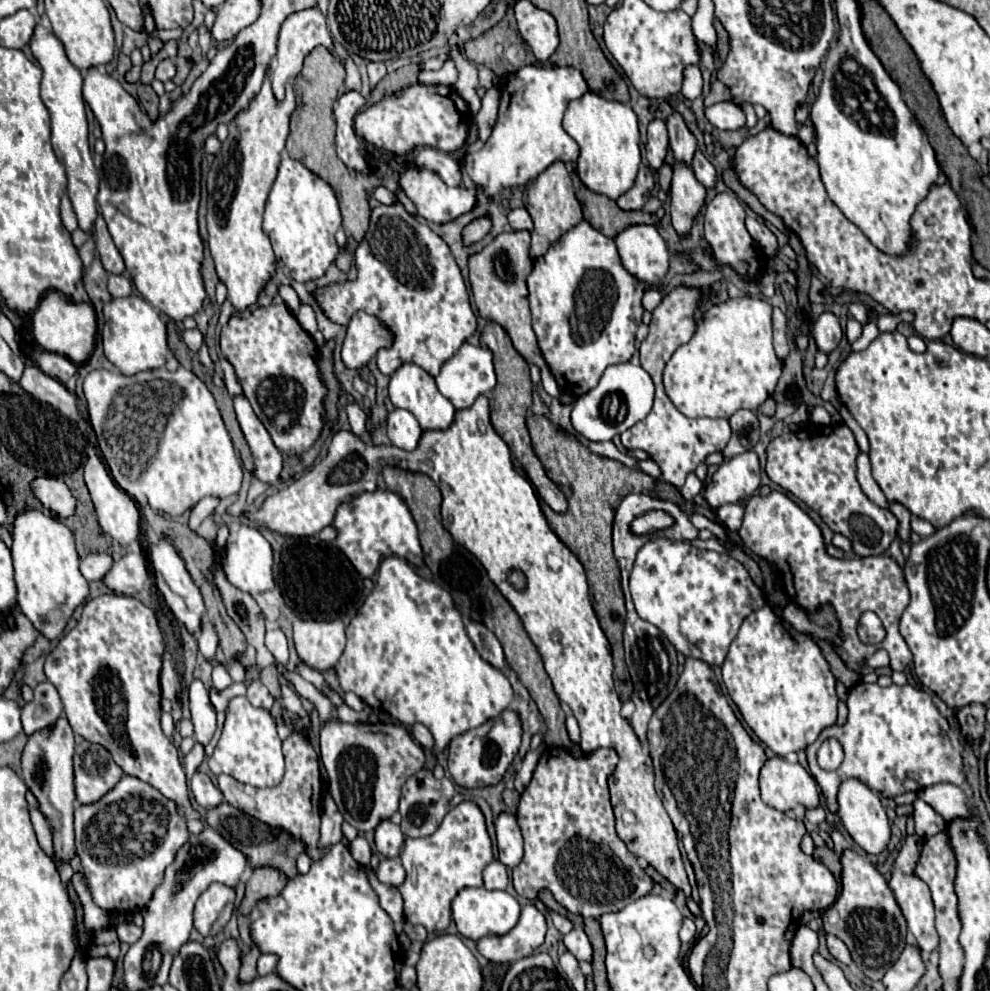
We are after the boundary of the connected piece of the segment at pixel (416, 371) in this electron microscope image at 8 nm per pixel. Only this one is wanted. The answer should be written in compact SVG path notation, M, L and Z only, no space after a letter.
M404 364L402 368L398 368L390 378L388 392L390 392L392 404L396 408L412 412L422 430L446 430L454 420L454 414L456 414L454 406L438 392L438 388L434 384L434 378L430 374L426 374L416 364Z

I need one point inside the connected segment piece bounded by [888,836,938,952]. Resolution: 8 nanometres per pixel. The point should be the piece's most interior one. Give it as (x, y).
(911, 893)

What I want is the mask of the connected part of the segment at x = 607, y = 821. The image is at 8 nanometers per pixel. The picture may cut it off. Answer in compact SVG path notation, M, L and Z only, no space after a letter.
M564 748L542 752L516 814L524 836L524 858L512 868L512 878L522 898L534 900L546 888L568 912L600 918L650 892L650 876L628 854L614 828L608 778L614 774L616 762L618 756L610 748L584 756L574 756Z

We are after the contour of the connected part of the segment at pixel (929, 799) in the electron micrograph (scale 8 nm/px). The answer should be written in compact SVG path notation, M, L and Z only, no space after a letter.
M954 784L928 786L918 792L918 798L924 800L926 804L930 804L934 808L934 812L938 812L946 822L950 822L952 818L958 818L958 816L974 814L968 794Z

